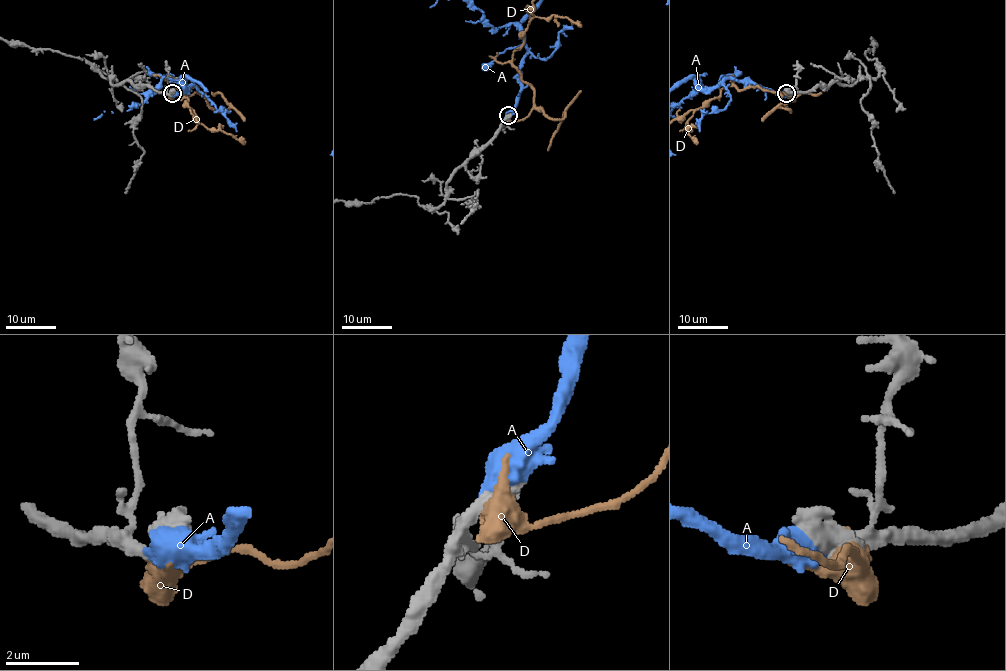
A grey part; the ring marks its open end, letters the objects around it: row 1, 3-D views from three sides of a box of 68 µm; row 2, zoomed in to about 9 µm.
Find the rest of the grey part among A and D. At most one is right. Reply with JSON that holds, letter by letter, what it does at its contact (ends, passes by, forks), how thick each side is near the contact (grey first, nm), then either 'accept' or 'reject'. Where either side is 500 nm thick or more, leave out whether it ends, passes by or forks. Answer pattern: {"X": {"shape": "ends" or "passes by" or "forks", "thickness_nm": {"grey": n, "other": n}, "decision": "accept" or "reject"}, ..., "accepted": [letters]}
{"A": {"thickness_nm": {"grey": 600, "other": 750}, "decision": "accept"}, "D": {"thickness_nm": {"grey": 550, "other": 440}, "decision": "reject"}, "accepted": ["A"]}

